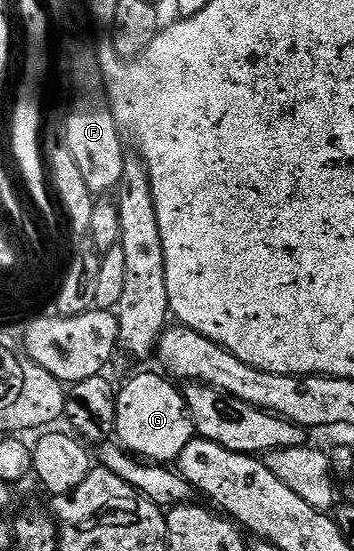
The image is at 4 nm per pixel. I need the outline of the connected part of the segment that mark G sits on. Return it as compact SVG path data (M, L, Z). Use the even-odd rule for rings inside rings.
M134 375L126 384L117 388L115 432L116 439L131 455L151 463L170 465L184 453L184 445L195 438L194 423L186 412L186 400L183 392L173 387L169 378L161 379L158 375Z

